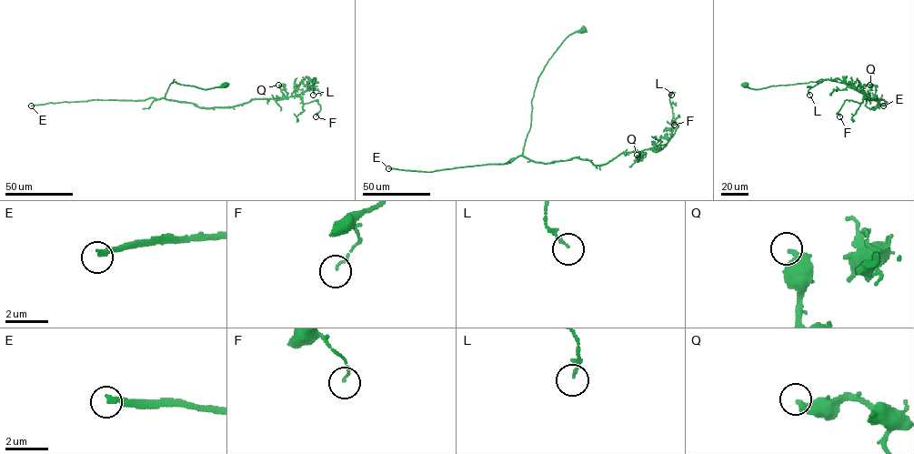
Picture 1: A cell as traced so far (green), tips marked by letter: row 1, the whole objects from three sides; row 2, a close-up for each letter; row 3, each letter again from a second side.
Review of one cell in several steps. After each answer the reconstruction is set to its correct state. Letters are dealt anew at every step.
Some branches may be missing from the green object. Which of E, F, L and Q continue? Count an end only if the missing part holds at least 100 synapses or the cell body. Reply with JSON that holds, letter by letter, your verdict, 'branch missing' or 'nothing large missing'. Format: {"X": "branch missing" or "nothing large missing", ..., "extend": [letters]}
{"E": "branch missing", "F": "nothing large missing", "L": "nothing large missing", "Q": "nothing large missing", "extend": ["E"]}

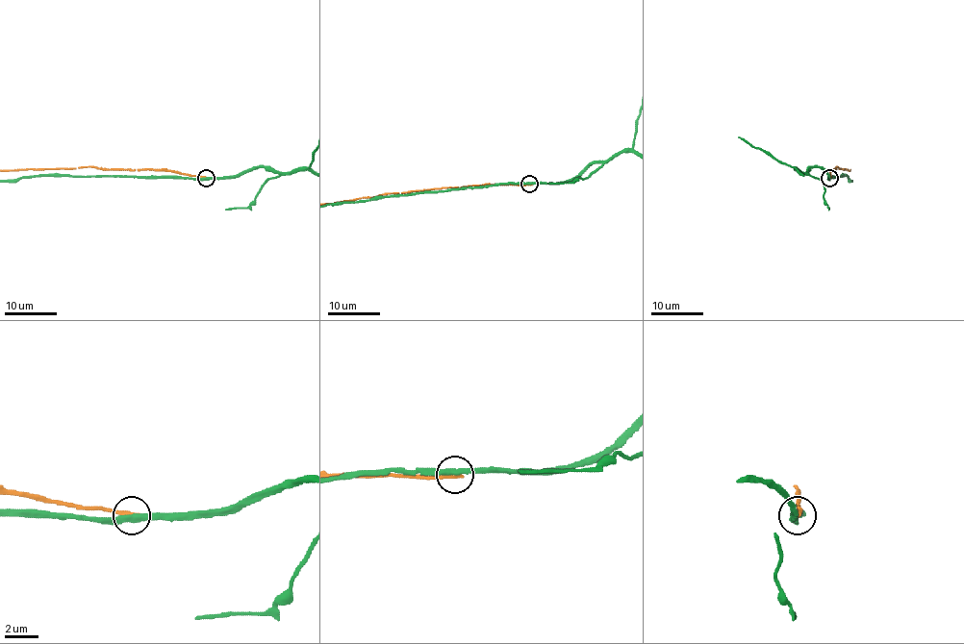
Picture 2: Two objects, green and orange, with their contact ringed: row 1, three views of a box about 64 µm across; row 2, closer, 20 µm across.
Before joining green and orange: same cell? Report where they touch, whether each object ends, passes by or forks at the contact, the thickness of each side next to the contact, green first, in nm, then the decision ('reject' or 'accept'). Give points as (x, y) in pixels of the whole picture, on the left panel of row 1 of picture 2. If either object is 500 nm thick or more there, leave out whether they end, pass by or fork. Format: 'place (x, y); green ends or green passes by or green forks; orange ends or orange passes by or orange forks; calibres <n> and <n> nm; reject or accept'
place (206, 178); green passes by; orange ends; calibres 320 and 240 nm; reject

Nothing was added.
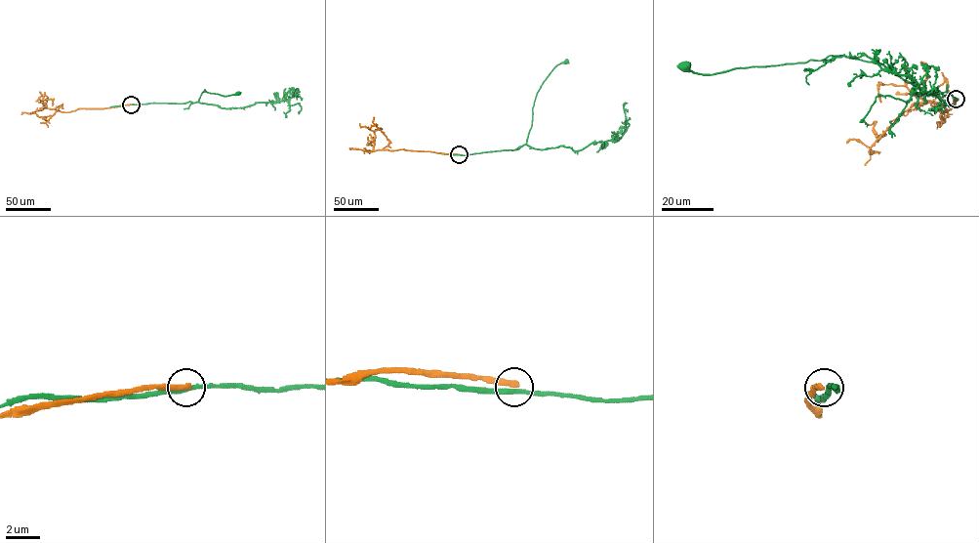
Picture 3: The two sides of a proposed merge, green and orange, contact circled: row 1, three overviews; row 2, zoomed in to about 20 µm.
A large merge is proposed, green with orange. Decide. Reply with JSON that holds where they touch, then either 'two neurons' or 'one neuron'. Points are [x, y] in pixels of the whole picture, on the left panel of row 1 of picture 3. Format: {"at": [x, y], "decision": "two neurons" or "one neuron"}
{"at": [131, 104], "decision": "two neurons"}

